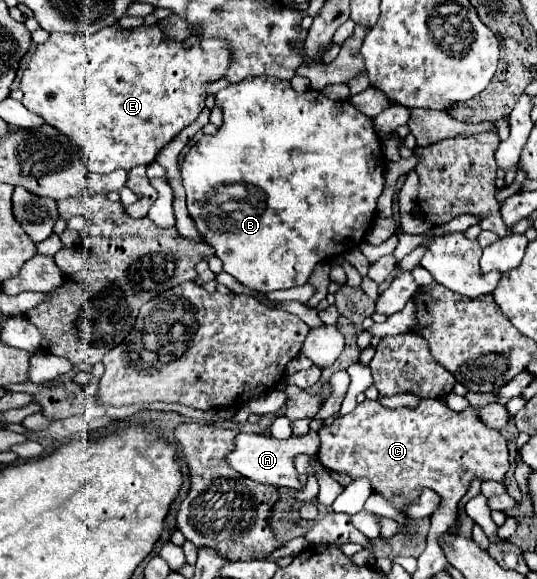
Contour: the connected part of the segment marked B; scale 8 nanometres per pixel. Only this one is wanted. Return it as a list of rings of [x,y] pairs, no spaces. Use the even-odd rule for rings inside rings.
[[[251,76],[239,84],[229,84],[225,90],[217,92],[217,104],[223,108],[223,124],[217,128],[215,134],[201,136],[201,140],[189,148],[189,152],[183,156],[183,162],[181,162],[181,176],[183,176],[183,186],[187,192],[189,216],[193,218],[197,232],[207,240],[207,244],[215,248],[215,256],[223,262],[223,270],[231,274],[233,278],[237,278],[241,284],[257,292],[273,292],[273,290],[303,286],[311,270],[315,268],[315,264],[329,262],[335,256],[341,256],[343,252],[349,252],[351,248],[359,246],[365,240],[365,234],[375,218],[377,198],[381,196],[381,190],[383,190],[385,162],[381,158],[381,144],[373,130],[373,122],[361,112],[357,112],[355,106],[351,106],[349,102],[329,100],[323,92],[317,92],[317,90],[307,90],[299,94],[291,88],[287,80],[275,80],[273,76]],[[231,184],[243,184],[247,194],[243,198],[227,196],[223,200],[223,210],[219,210],[219,188],[231,186]]]

